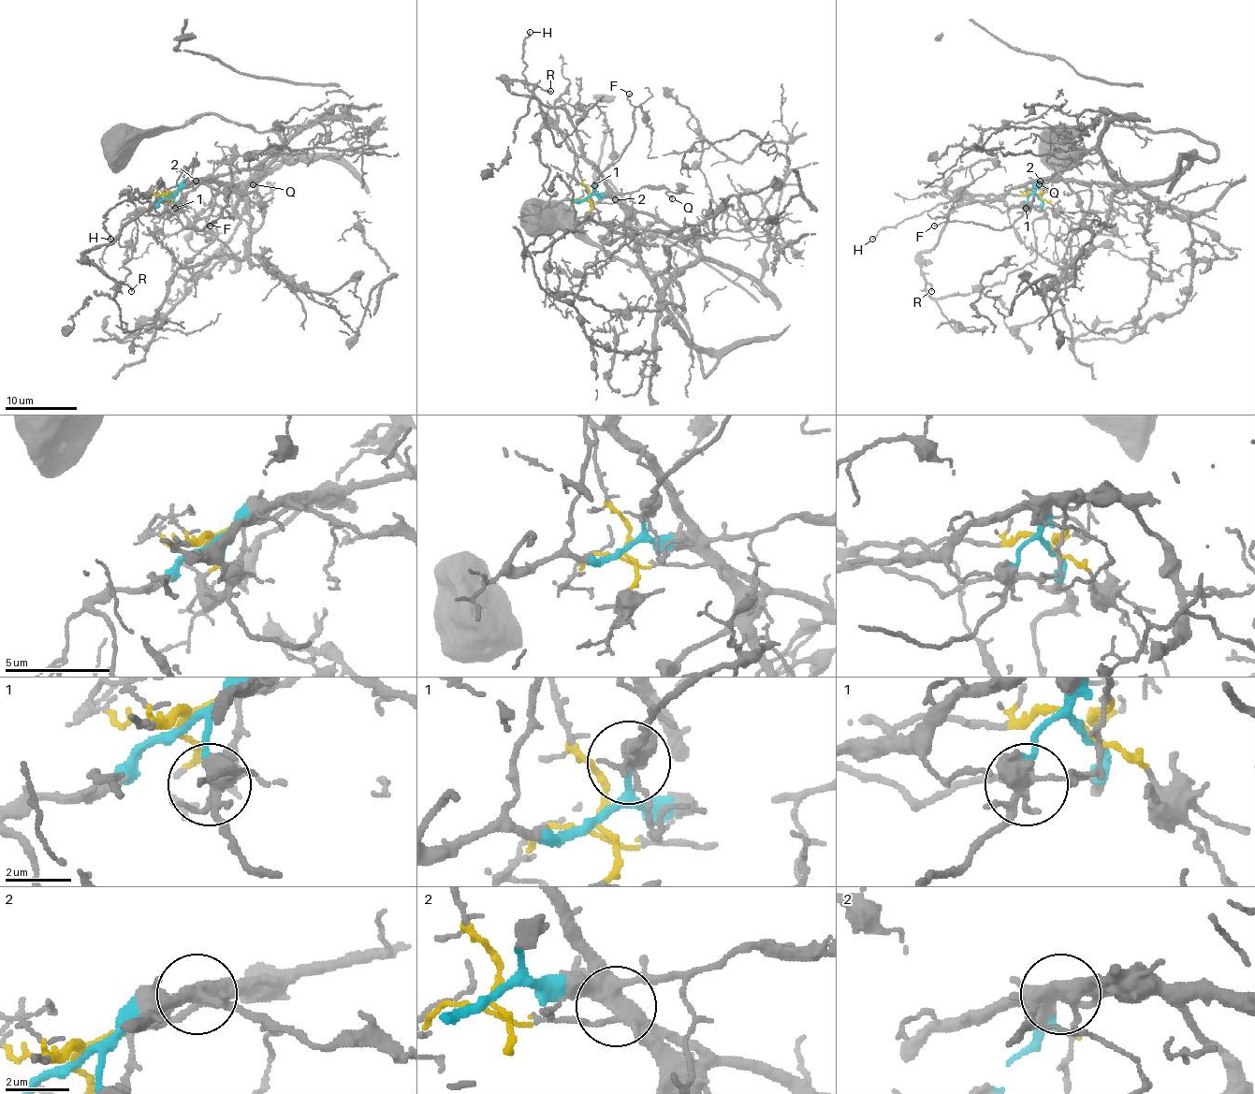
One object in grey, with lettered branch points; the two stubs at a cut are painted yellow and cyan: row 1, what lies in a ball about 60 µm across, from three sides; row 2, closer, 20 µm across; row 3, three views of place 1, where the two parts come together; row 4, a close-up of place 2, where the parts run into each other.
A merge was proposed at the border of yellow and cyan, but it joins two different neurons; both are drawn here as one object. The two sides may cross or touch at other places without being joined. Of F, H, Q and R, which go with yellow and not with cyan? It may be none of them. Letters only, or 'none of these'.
H, Q, R

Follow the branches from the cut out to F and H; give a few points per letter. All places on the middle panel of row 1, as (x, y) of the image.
F: (589, 196), (594, 192), (595, 179), (619, 159), (634, 130), (634, 106), (628, 98), (630, 93)
H: (589, 196), (589, 188), (577, 168), (577, 155), (528, 87), (522, 71), (526, 63), (522, 42), (530, 32)

